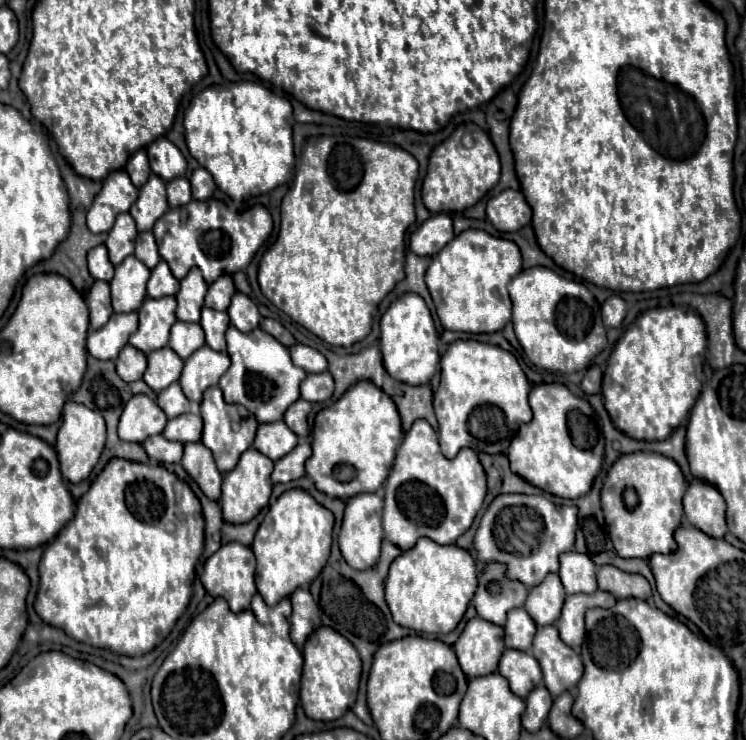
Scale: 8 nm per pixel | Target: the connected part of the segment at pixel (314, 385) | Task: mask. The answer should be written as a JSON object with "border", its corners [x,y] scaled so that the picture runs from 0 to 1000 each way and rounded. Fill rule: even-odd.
{"border":[[[441,503],[414,505],[403,516],[403,538],[412,543],[436,543],[444,538],[446,527],[449,522],[446,522],[446,511],[441,508]]]}

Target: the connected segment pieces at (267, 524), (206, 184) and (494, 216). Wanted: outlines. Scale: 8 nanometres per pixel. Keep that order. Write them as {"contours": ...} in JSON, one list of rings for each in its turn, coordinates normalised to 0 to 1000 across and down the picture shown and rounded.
{"contours":[[[[401,659],[377,668],[361,686],[336,735],[345,754],[345,800],[353,805],[355,816],[369,819],[374,811],[387,808],[398,795],[414,795],[414,789],[430,776],[444,746],[446,705],[446,695],[428,684],[414,665]]],[[[264,227],[253,241],[253,246],[256,246],[256,262],[261,270],[280,270],[288,259],[288,246],[275,227]]],[[[674,257],[653,273],[653,295],[669,314],[693,314],[712,300],[712,281],[696,257]]]]}

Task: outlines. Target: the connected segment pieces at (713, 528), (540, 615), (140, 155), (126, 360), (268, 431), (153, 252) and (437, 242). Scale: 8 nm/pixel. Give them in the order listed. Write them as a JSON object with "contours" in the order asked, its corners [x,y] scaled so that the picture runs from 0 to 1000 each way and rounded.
{"contours":[[[[929,649],[916,670],[916,686],[926,711],[956,727],[972,724],[972,676],[961,659],[940,649]]],[[[736,776],[725,792],[720,792],[709,800],[704,824],[717,838],[720,846],[744,843],[752,832],[755,811],[757,811],[757,797],[755,797],[749,778]]],[[[186,203],[186,205],[181,205],[181,208],[173,214],[173,219],[170,219],[170,224],[168,224],[168,232],[173,232],[173,241],[178,243],[178,249],[181,249],[184,254],[189,254],[189,249],[194,249],[194,243],[197,243],[200,235],[202,235],[194,203]]],[[[168,468],[160,478],[160,484],[154,486],[157,492],[157,505],[168,514],[168,516],[181,516],[186,511],[192,511],[194,497],[197,497],[197,481],[192,476],[186,476],[178,468]]],[[[379,568],[366,573],[350,573],[345,578],[345,589],[339,597],[339,605],[363,619],[366,624],[387,614],[395,603],[398,603],[398,589],[385,578]]],[[[186,314],[186,316],[184,316],[181,346],[184,346],[197,362],[202,362],[202,365],[210,359],[210,354],[216,351],[216,346],[213,346],[213,341],[210,341],[210,330],[208,330],[205,314]]],[[[580,289],[548,322],[548,335],[559,346],[583,346],[607,322],[607,300],[602,289]]]]}

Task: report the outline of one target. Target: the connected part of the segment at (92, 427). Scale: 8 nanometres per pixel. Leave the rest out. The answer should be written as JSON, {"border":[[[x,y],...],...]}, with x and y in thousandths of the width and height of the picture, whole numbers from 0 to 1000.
{"border":[[[90,543],[84,551],[84,573],[76,586],[76,616],[82,624],[82,641],[90,651],[103,654],[109,649],[117,649],[122,635],[127,632],[135,611],[141,603],[141,568],[133,557],[125,557],[103,543]]]}

